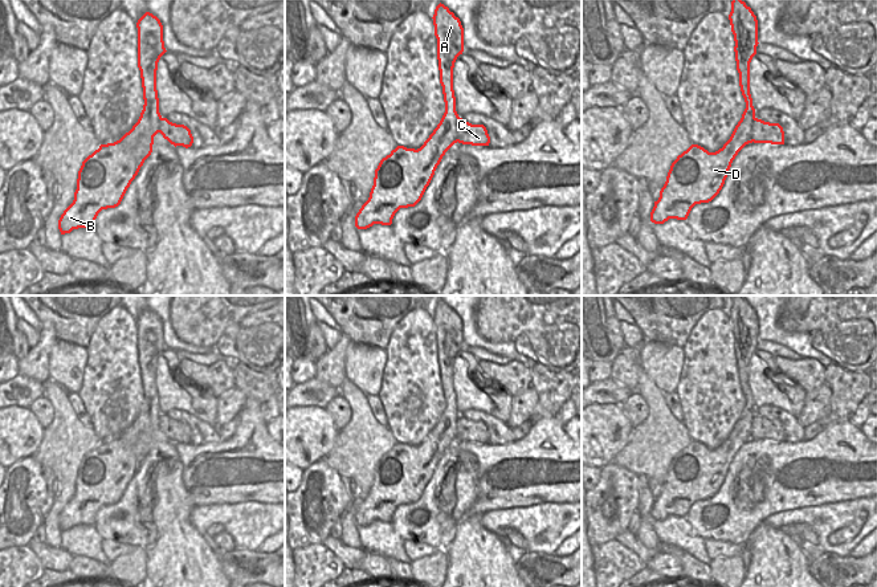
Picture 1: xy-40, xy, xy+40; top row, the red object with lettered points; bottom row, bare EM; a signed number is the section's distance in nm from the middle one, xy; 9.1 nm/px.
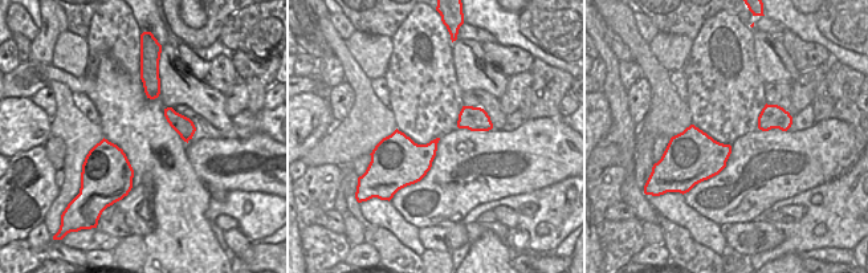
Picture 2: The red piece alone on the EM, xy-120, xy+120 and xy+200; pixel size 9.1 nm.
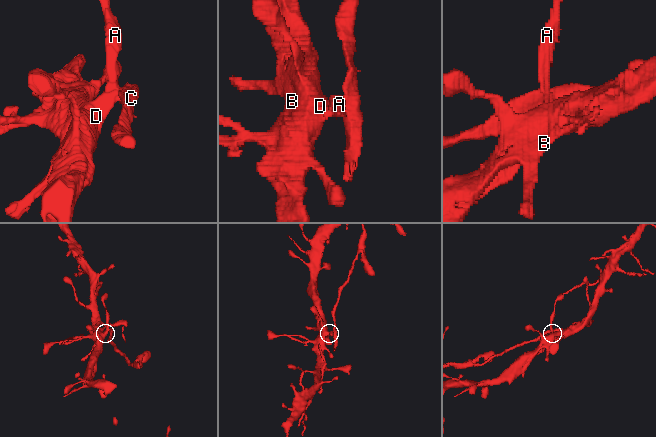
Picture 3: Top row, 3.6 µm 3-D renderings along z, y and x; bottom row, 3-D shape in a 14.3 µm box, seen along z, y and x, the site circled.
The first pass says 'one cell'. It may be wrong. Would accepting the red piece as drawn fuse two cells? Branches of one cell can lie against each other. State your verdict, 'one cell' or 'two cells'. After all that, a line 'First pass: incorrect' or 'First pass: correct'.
two cells
First pass: incorrect

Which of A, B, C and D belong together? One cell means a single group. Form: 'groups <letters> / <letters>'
groups A B D / C

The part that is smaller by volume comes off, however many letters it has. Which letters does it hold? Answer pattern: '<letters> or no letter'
C

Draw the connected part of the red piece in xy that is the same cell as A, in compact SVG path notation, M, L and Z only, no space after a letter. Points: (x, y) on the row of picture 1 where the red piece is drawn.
M441 3L436 7L432 19L445 113L420 148L397 146L380 160L375 170L370 197L355 216L358 229L367 229L374 224L391 225L400 208L415 207L445 152L458 142L460 117L456 111L453 68L457 57L464 52L464 28L460 19Z

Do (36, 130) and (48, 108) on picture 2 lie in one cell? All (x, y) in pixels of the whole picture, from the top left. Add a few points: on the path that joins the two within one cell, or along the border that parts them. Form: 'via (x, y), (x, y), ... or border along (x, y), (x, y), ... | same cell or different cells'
border along (31, 98), (49, 118) | different cells

